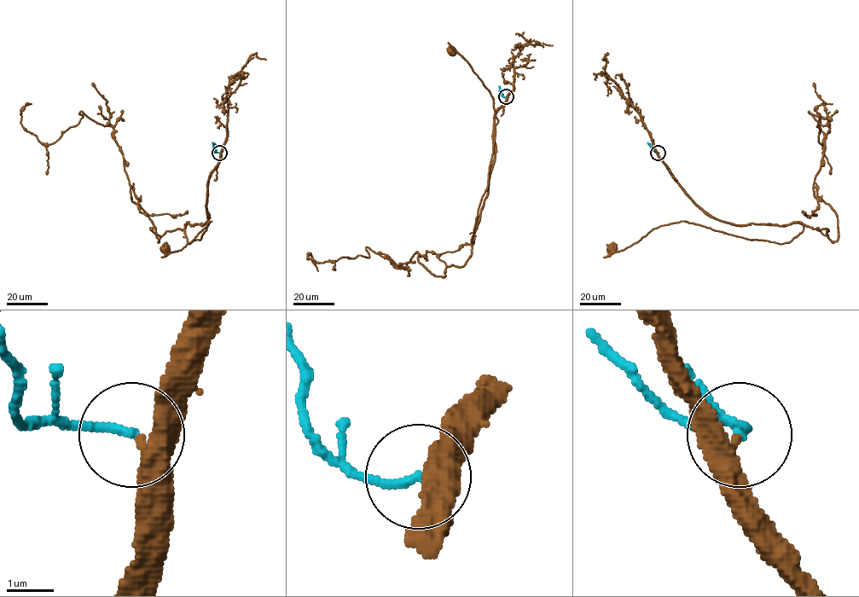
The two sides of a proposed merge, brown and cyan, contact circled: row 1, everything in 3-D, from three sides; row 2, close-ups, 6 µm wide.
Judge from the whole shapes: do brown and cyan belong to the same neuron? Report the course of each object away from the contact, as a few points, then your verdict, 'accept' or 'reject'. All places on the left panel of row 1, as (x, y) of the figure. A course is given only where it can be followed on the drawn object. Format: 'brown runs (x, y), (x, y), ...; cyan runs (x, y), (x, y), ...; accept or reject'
brown runs (219, 153), (207, 220), (184, 233), (189, 244), (206, 230), (211, 221), (184, 247), (163, 247); cyan runs (219, 153), (214, 152), (211, 142); accept

